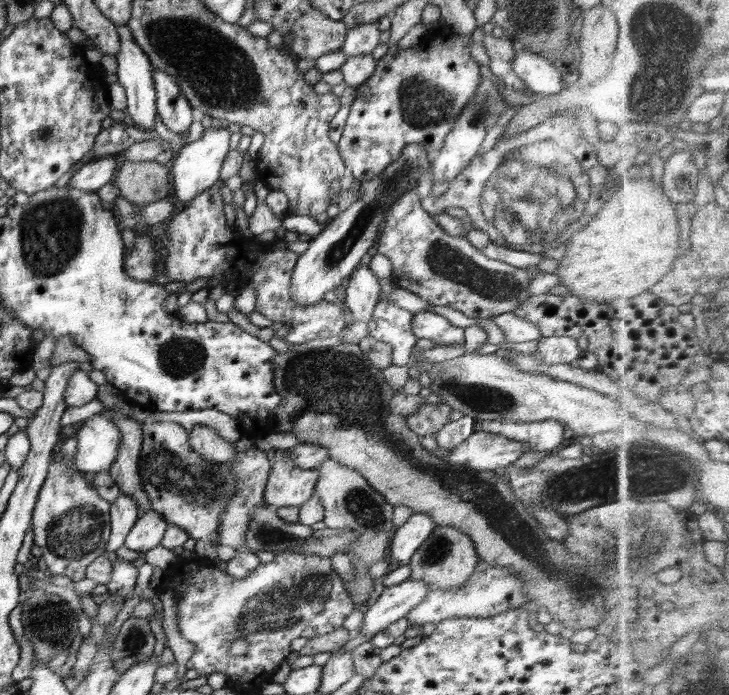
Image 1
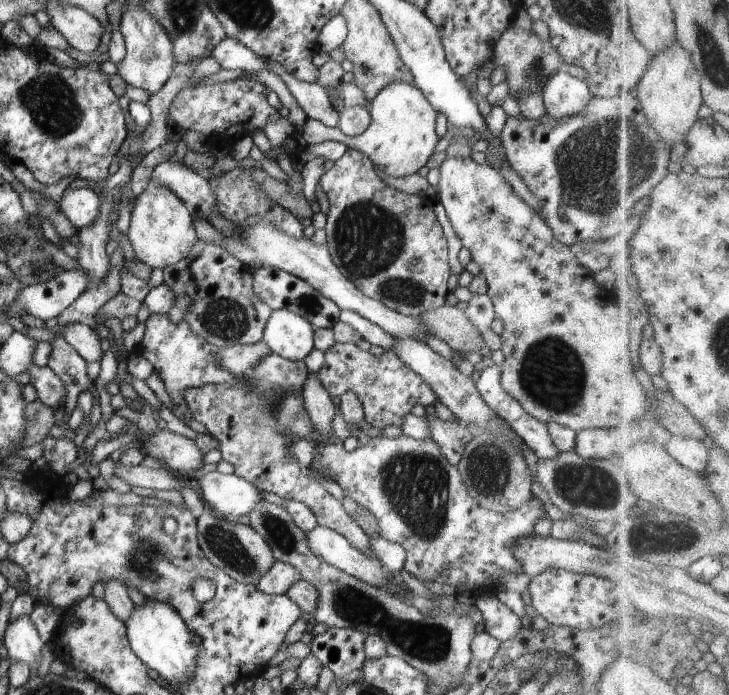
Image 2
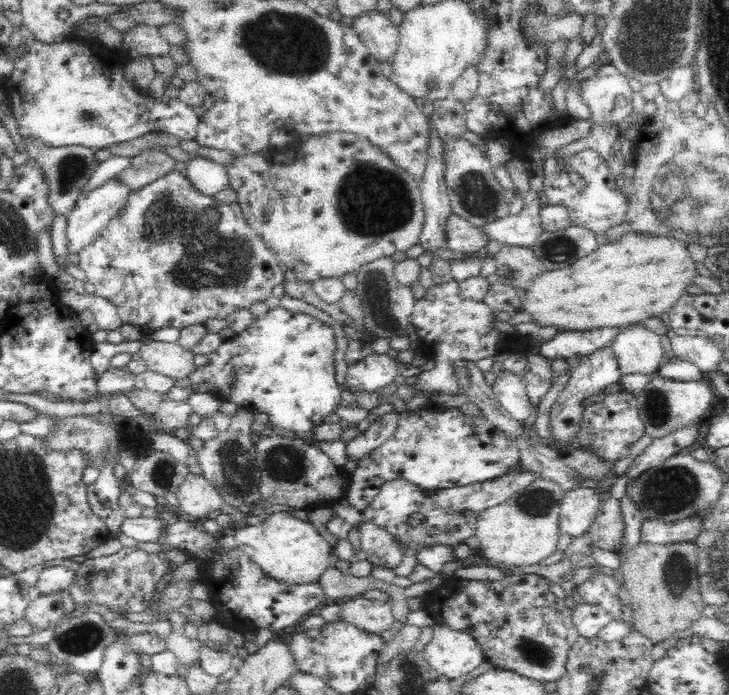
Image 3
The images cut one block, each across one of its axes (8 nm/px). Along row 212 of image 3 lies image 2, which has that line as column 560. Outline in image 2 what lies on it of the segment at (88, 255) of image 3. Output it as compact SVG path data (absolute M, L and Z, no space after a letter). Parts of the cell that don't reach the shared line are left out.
M637 93L616 98L592 98L590 104L586 106L586 112L580 116L568 116L568 118L552 118L547 113L540 120L528 119L524 116L508 117L506 126L502 130L501 141L506 158L510 167L518 176L524 180L524 184L532 190L532 194L536 194L536 198L540 200L540 216L546 220L546 224L552 230L557 242L572 247L576 242L586 242L586 240L594 240L594 242L602 242L602 239L614 236L632 236L637 229L638 219L642 209L646 206L655 189L659 187L663 181L671 176L670 164L673 162L672 149L664 142L664 138L660 136L654 128L647 116L647 110L644 109L643 101L640 100Z

